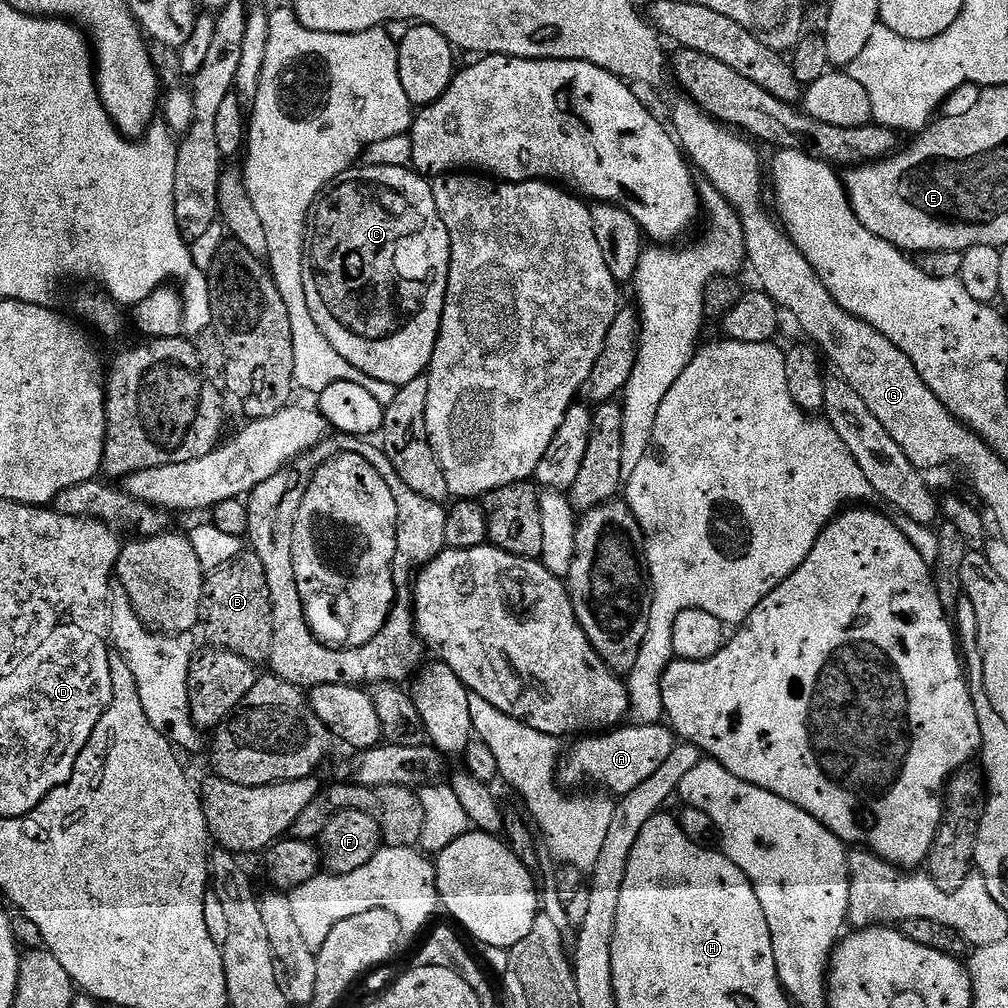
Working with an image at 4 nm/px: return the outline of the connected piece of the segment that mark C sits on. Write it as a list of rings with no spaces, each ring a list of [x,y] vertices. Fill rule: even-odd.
[[[356,166],[337,178],[316,197],[308,217],[306,233],[306,251],[302,266],[302,286],[306,290],[306,302],[310,306],[310,314],[314,314],[314,322],[318,322],[318,330],[334,346],[350,366],[362,370],[370,378],[378,378],[378,382],[390,382],[396,389],[406,382],[414,382],[414,378],[425,375],[428,363],[432,360],[436,339],[440,333],[440,323],[444,313],[444,299],[448,289],[448,271],[452,261],[450,234],[438,214],[438,206],[434,202],[431,183],[415,170],[395,168],[394,166]]]

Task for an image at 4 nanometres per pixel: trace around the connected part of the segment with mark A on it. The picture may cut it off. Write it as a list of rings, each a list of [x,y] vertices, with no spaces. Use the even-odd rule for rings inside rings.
[[[633,723],[632,728],[624,727],[620,726],[603,734],[588,734],[577,739],[577,744],[569,752],[567,749],[566,755],[558,765],[559,779],[565,785],[580,784],[584,779],[593,780],[604,787],[601,789],[617,797],[634,790],[634,786],[640,786],[646,778],[650,778],[650,774],[654,774],[654,770],[658,770],[658,766],[662,766],[662,762],[666,762],[666,758],[670,758],[674,733],[671,727],[663,723]]]

